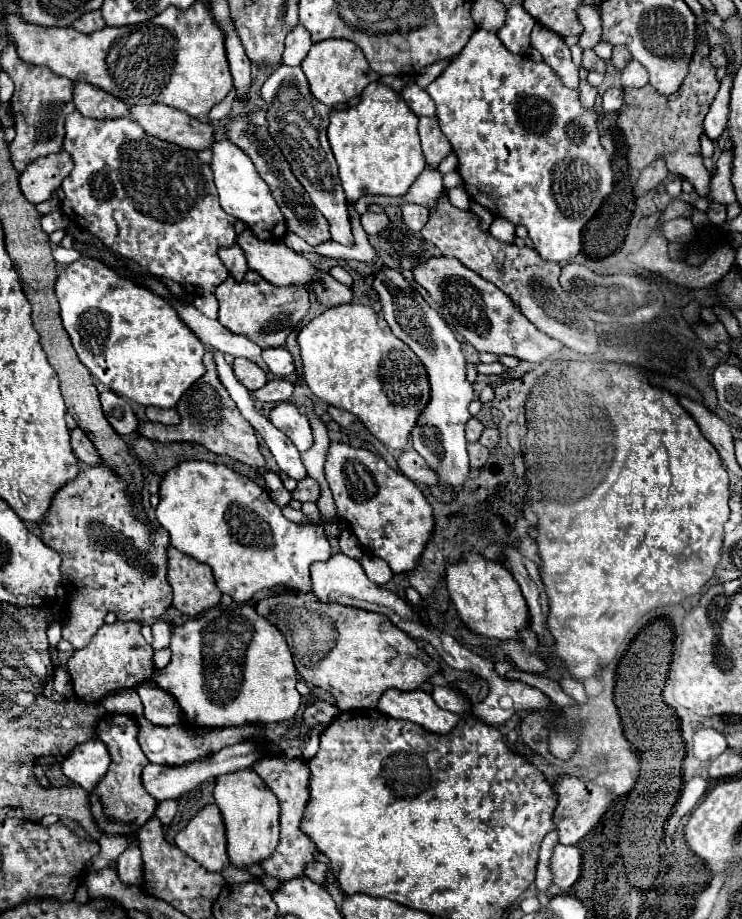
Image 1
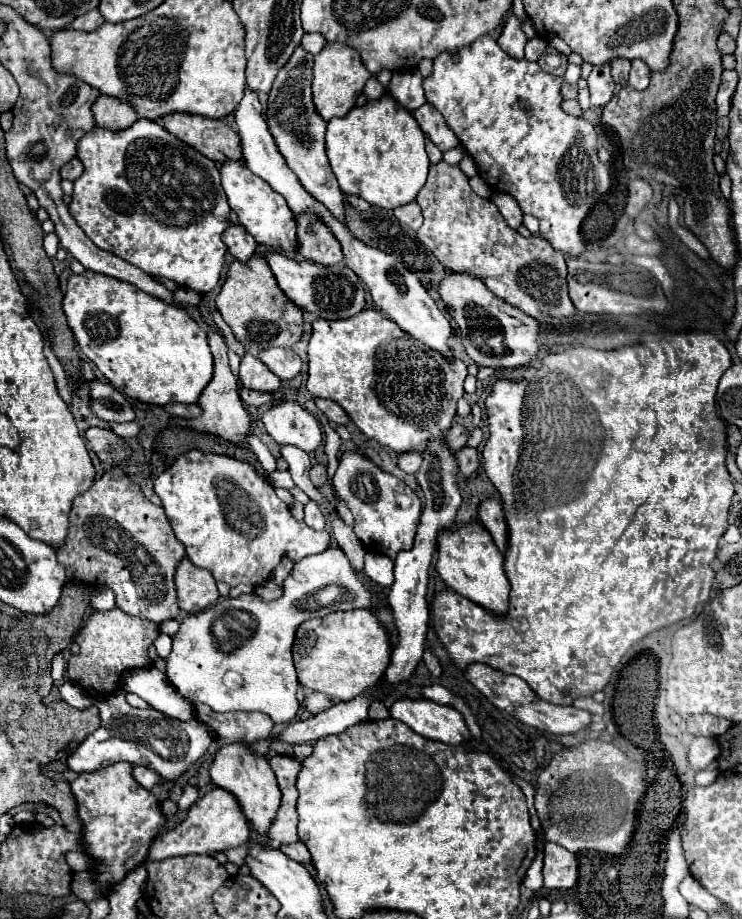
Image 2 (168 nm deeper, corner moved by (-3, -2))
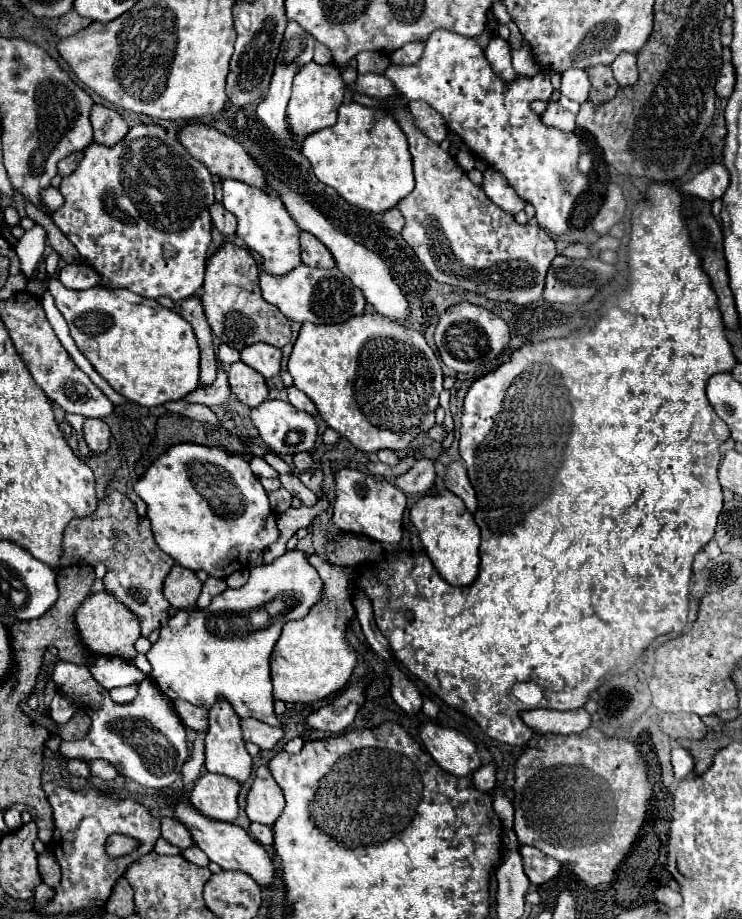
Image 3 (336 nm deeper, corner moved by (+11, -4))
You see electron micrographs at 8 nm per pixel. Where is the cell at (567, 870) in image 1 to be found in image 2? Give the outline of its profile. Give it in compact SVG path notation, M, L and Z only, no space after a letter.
M546 842L544 846L544 888L548 890L570 890L578 880L576 854Z

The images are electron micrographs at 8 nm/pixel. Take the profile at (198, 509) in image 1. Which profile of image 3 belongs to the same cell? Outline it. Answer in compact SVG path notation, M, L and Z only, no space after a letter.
M176 444L170 446L134 484L134 492L148 506L148 520L156 544L172 556L180 566L190 570L206 570L214 578L226 578L234 570L248 568L248 554L252 550L266 550L278 538L276 516L270 510L268 496L260 480L252 474L248 462L232 452L216 446L202 444Z

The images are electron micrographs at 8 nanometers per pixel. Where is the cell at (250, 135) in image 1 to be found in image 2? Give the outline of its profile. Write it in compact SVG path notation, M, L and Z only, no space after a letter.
M314 212L296 214L298 224L298 252L318 264L338 264L342 260L342 248L330 228Z

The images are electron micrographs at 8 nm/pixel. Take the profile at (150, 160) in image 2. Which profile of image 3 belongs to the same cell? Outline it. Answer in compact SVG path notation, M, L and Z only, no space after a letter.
M160 124L132 126L124 142L118 142L112 148L92 142L84 150L80 166L70 176L62 178L60 192L66 202L52 214L52 220L76 246L80 258L98 272L100 286L108 290L126 288L148 300L168 296L174 302L184 300L202 288L212 230L212 174L202 162L194 160L176 138L168 136Z

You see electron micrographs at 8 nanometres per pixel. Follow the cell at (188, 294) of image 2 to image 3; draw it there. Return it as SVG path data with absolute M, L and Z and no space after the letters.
M66 264L60 270L58 278L66 288L72 288L72 290L92 288L100 282L100 276L90 266L84 266L84 264Z

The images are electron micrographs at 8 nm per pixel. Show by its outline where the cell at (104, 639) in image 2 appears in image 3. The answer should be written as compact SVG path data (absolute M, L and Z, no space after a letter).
M98 590L90 594L82 606L76 612L76 624L80 630L80 636L84 640L84 646L90 654L102 654L102 656L118 656L128 662L136 658L134 642L140 638L140 622L134 612L130 612L112 592Z

